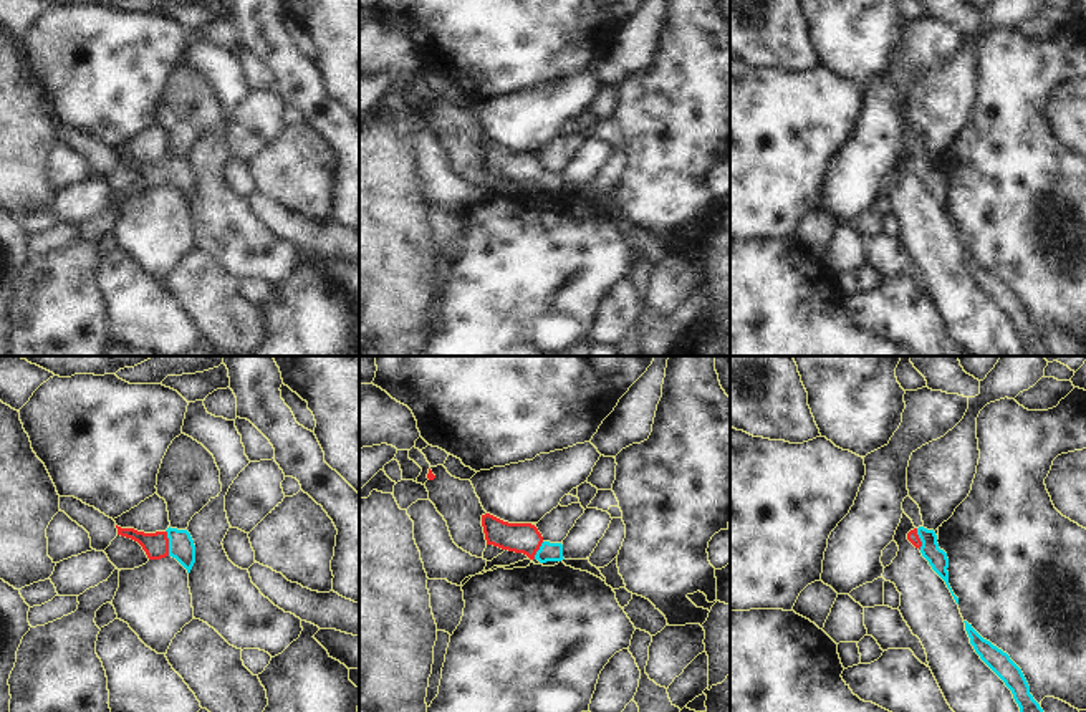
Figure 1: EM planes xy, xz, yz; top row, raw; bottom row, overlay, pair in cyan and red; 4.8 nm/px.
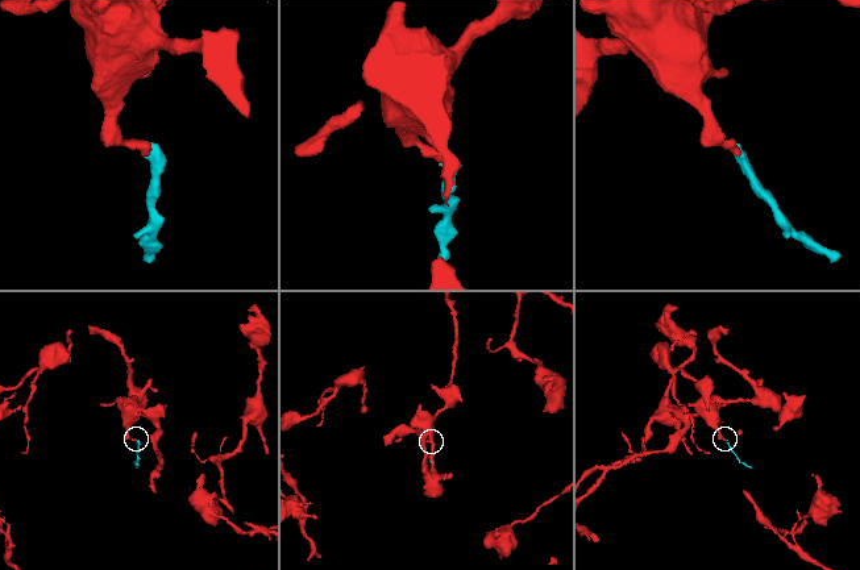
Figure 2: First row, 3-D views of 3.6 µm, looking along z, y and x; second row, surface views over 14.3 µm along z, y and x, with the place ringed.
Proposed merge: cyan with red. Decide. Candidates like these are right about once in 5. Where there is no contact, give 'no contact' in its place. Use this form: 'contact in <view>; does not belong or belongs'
contact in xy; belongs

